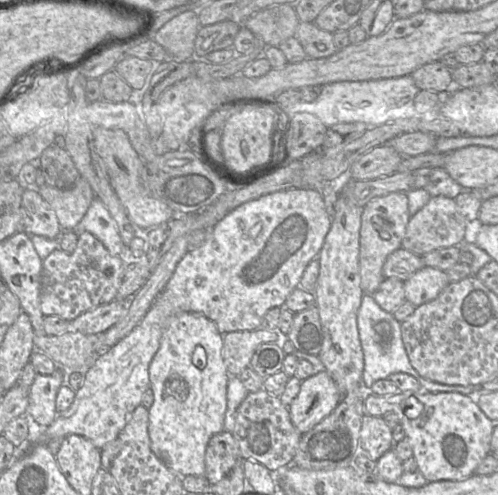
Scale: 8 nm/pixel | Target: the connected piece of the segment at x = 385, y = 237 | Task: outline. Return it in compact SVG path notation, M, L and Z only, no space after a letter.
M402 192L376 197L363 207L359 232L359 270L364 294L374 294L385 279L383 265L392 252L401 248L410 218L408 198Z

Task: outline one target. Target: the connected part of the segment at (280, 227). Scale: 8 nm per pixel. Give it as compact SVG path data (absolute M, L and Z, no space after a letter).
M288 189L274 192L262 196L258 199L248 201L229 212L223 219L221 219L214 227L210 229L207 239L199 247L188 251L184 255L184 257L176 266L176 269L168 281L166 287L157 297L154 304L144 316L144 318L139 322L139 324L126 337L111 347L107 352L102 354L86 371L83 385L76 391L72 405L66 411L59 412L55 420L49 426L37 426L30 420L28 449L30 446L35 444L47 444L54 438L65 438L68 435L76 434L90 440L94 446L102 450L107 443L115 440L118 437L119 433L124 429L132 412L136 409L137 406L141 404L143 394L147 391L148 388L150 388L149 366L154 355L160 347L162 334L168 327L171 318L181 312L202 313L216 324L218 331L223 335L234 331L253 331L258 329L262 324L266 312L274 307L282 306L290 293L298 287L305 268L311 260L317 258L323 246L325 237L331 227L331 219L332 217L326 209L321 191L315 189Z

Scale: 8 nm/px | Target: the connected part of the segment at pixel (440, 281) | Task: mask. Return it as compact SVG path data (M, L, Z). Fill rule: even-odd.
M423 267L404 281L406 300L418 307L434 300L449 284L445 271Z

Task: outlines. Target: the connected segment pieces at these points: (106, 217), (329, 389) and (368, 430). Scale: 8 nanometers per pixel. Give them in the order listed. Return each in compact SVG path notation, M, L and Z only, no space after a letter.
M96 197L73 230L78 235L84 231L93 234L114 256L125 253L125 245L119 234L117 223L103 202Z
M325 370L319 371L301 383L298 395L288 407L290 419L305 434L332 413L341 400L335 381Z
M365 415L359 439L360 452L377 461L384 453L394 447L392 429L383 417Z

